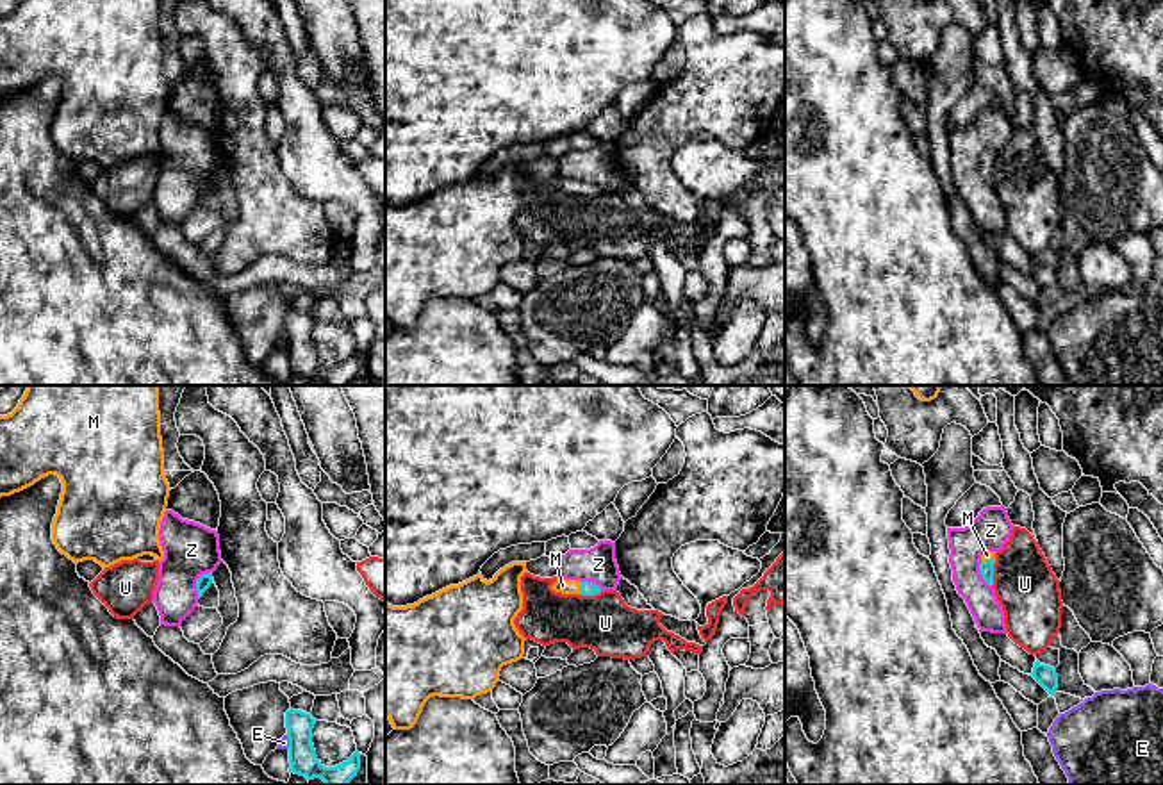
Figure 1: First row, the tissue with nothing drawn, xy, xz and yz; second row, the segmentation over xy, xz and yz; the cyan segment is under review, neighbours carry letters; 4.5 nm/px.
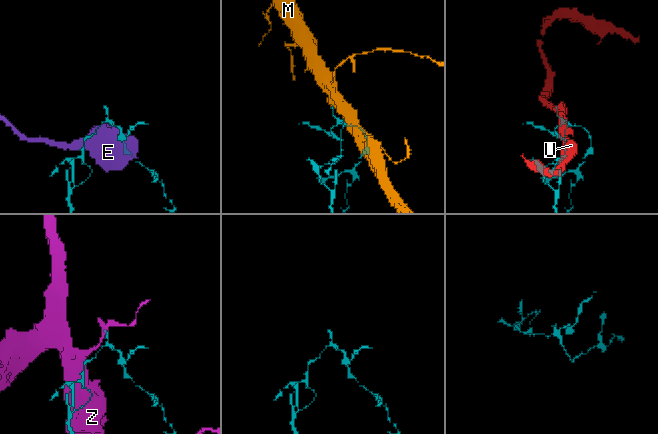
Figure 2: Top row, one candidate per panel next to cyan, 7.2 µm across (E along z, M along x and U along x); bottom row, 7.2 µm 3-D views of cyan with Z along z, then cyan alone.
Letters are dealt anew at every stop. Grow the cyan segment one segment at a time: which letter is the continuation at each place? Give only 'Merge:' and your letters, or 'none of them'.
Merge: M

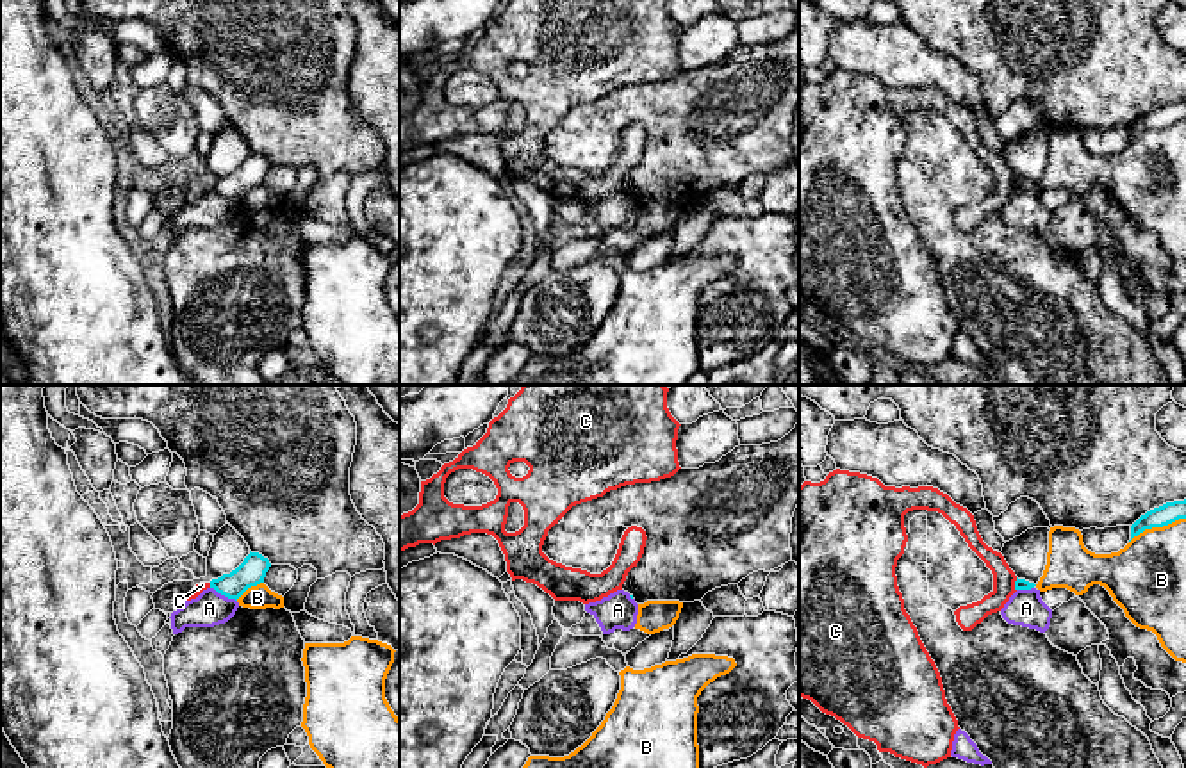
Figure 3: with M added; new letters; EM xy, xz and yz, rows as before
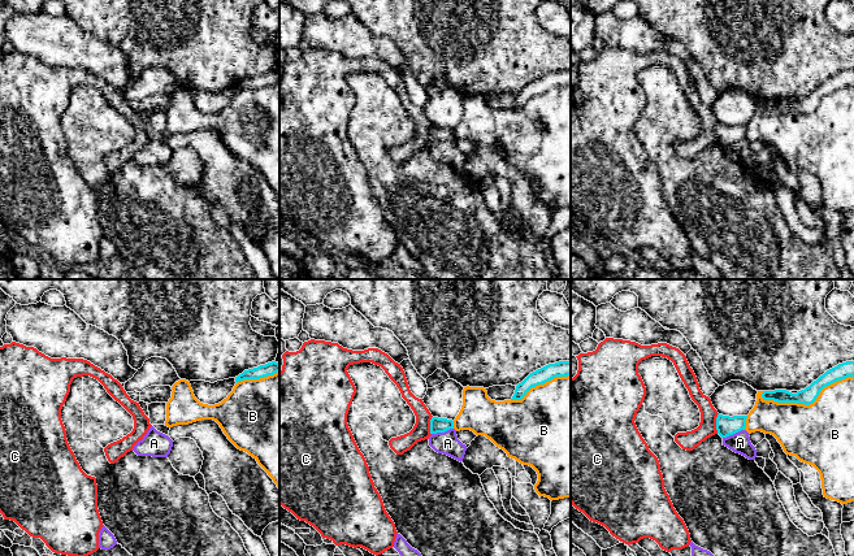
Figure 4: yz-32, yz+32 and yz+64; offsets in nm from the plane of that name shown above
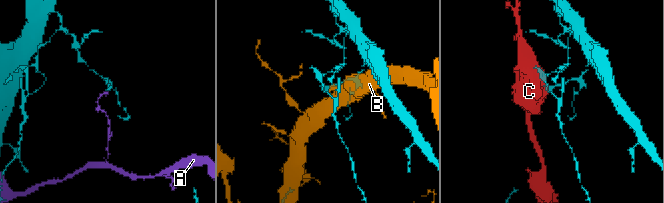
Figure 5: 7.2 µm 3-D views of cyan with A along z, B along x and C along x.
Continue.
Merge: none of them

